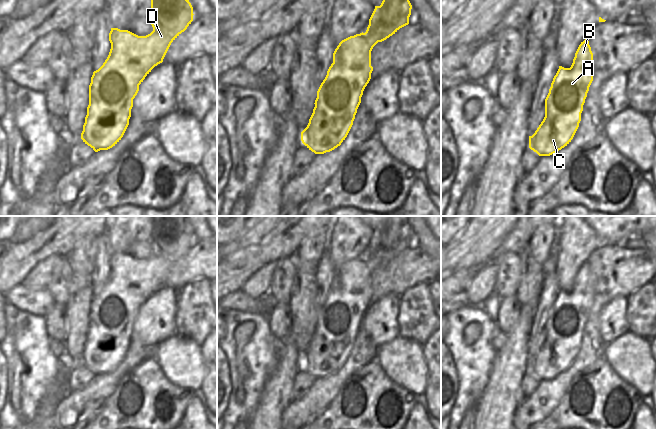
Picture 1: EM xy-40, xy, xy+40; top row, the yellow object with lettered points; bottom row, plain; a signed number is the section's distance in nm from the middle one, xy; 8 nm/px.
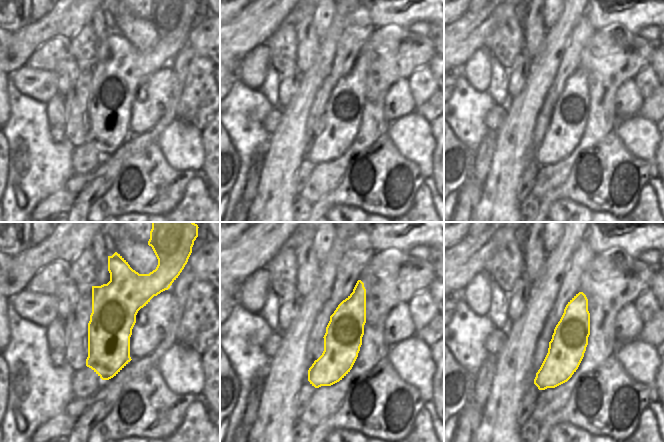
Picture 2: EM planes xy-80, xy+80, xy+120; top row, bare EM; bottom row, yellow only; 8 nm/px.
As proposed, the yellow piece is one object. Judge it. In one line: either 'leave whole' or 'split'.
split

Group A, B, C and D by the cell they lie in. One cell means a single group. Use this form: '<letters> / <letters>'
A C / B D

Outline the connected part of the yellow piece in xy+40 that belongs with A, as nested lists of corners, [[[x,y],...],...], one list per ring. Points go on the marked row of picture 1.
[[[573,62],[570,68],[559,66],[545,99],[545,117],[535,133],[529,136],[529,148],[539,156],[550,156],[573,139],[581,121],[583,105],[593,81],[593,66]]]

